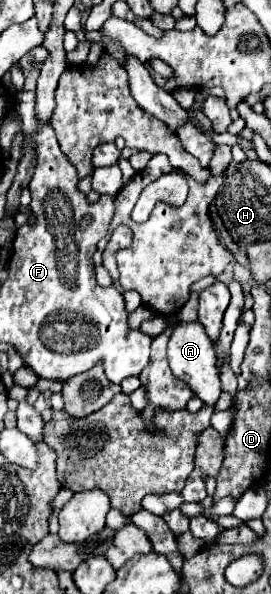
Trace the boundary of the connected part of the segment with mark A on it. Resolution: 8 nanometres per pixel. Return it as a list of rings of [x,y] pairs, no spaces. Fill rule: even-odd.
[[[196,321],[196,323],[178,323],[178,327],[172,331],[170,343],[168,343],[168,361],[170,361],[170,369],[176,377],[180,377],[184,383],[188,383],[188,387],[192,389],[192,393],[196,397],[200,397],[204,401],[204,405],[216,405],[216,401],[222,393],[220,389],[220,377],[218,377],[218,369],[216,369],[216,349],[214,343],[208,339],[208,335],[204,333],[204,327]]]

